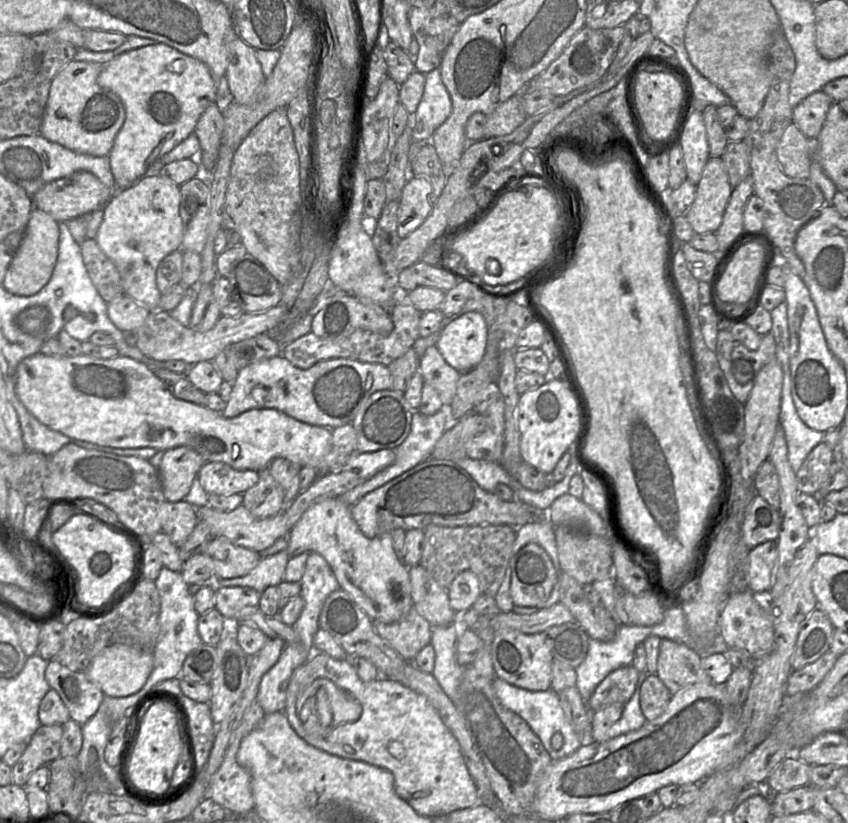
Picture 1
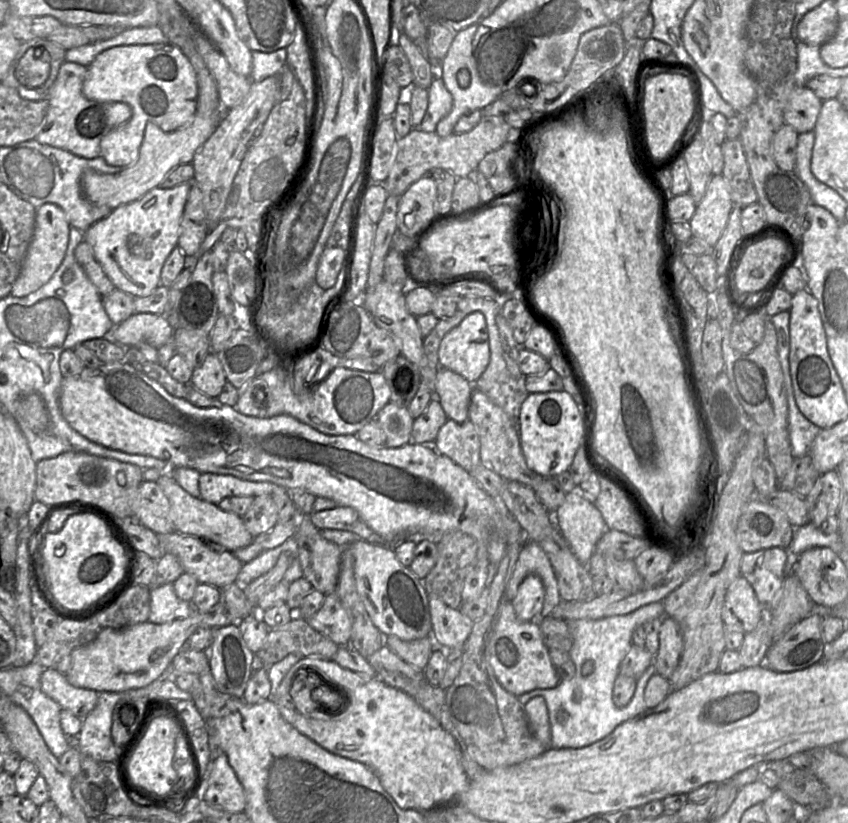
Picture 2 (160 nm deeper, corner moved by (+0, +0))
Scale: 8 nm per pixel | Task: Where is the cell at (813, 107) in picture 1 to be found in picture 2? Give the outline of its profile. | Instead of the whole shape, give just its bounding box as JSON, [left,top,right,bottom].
[784,86,822,134]

